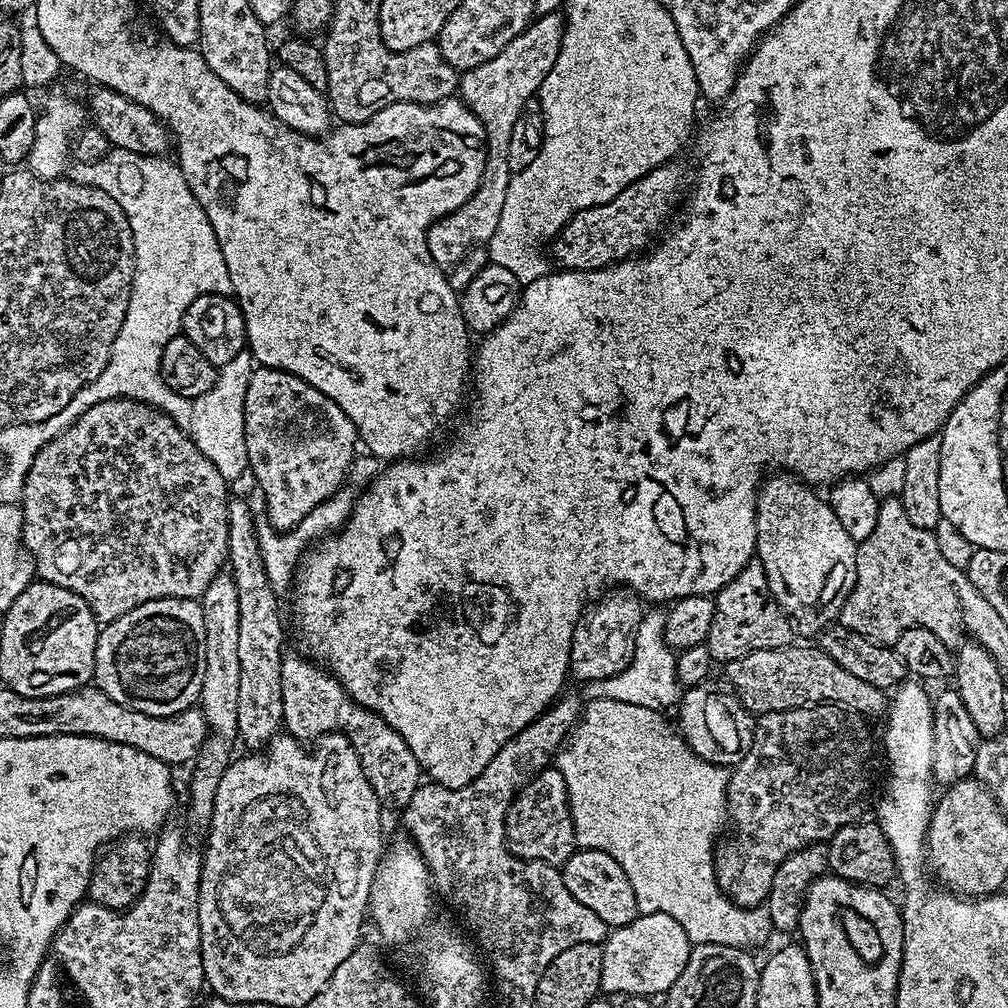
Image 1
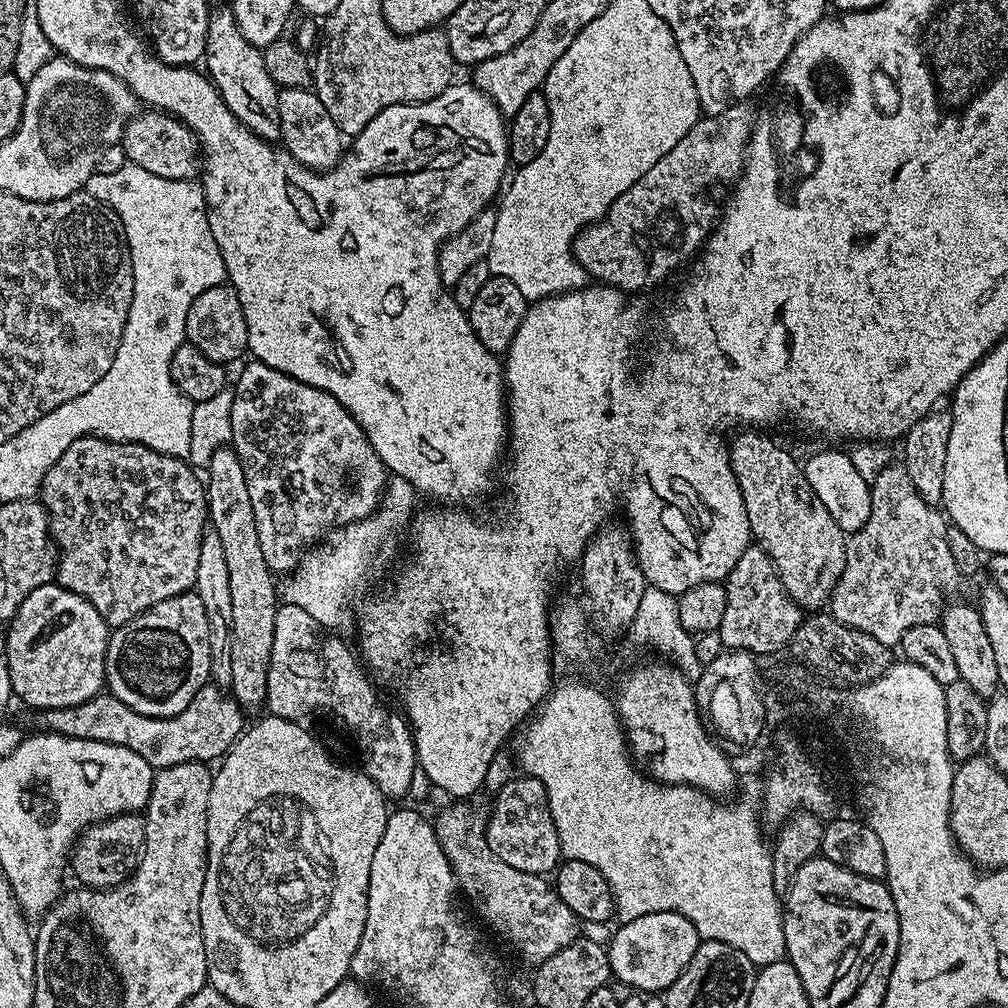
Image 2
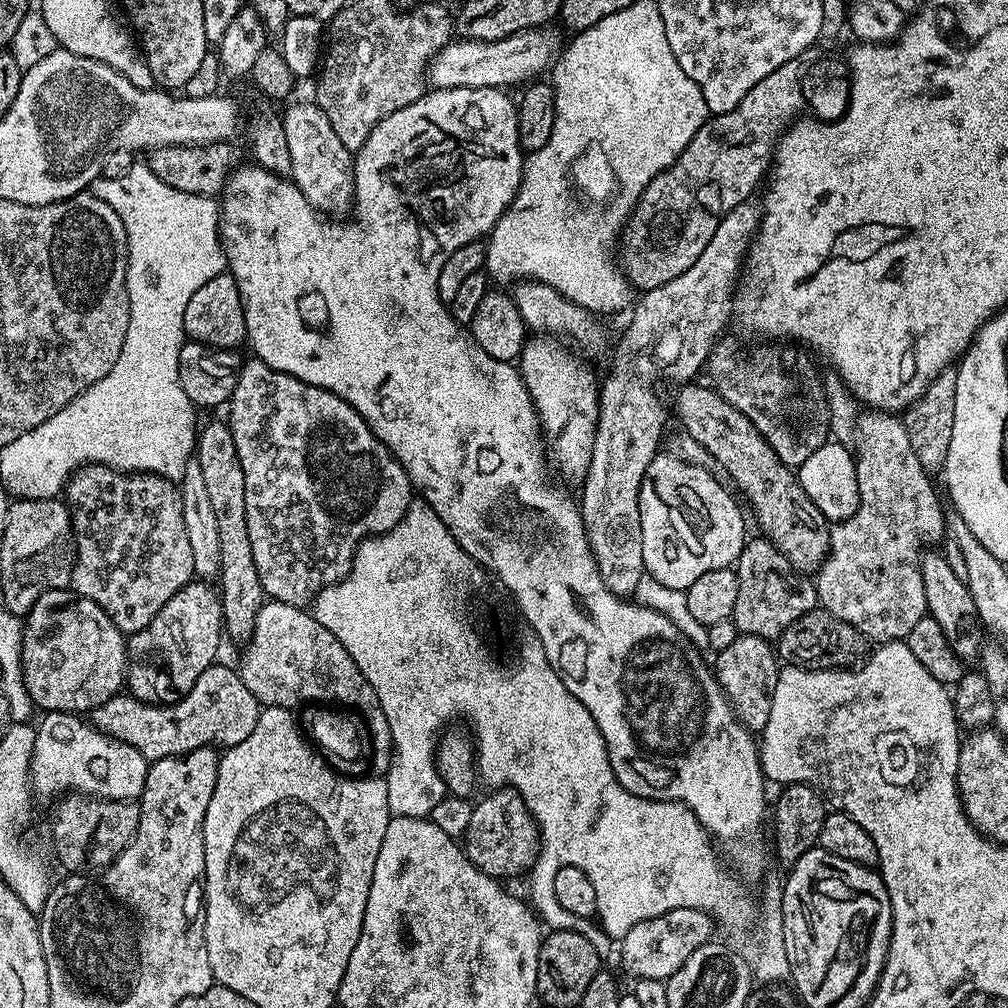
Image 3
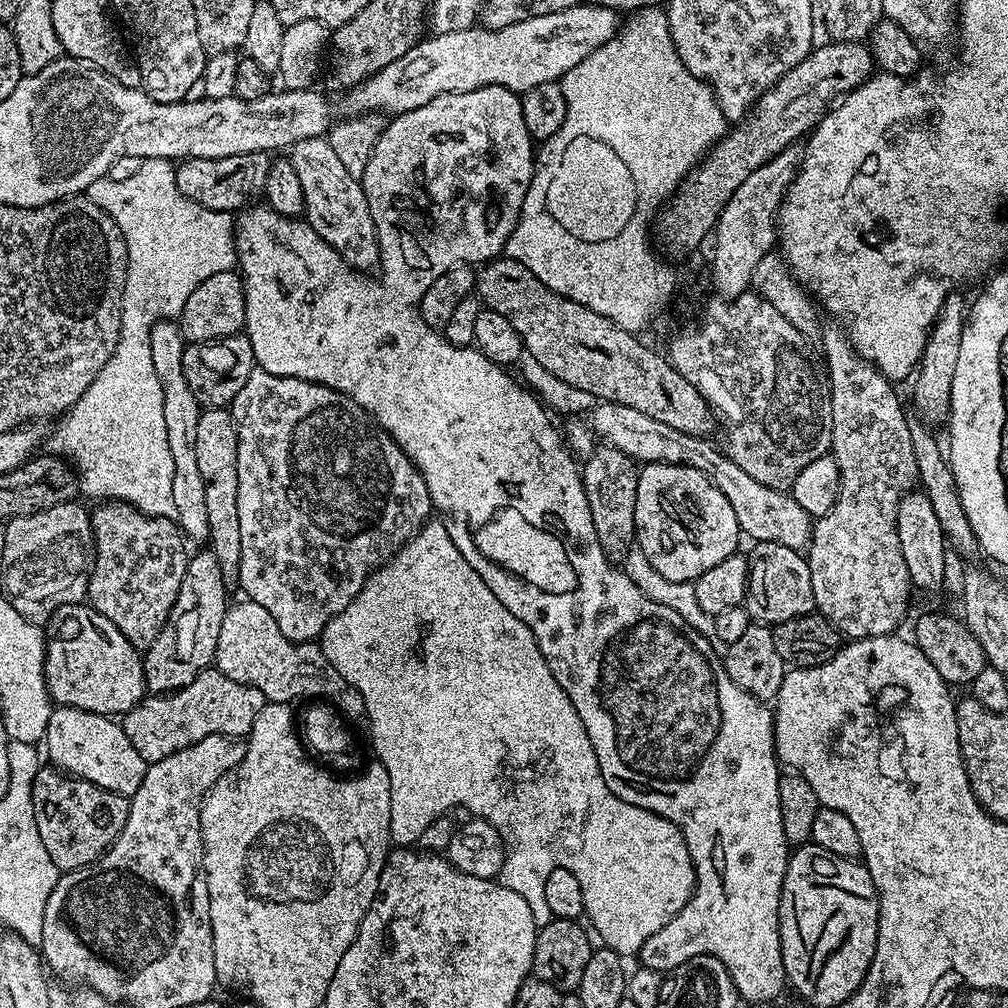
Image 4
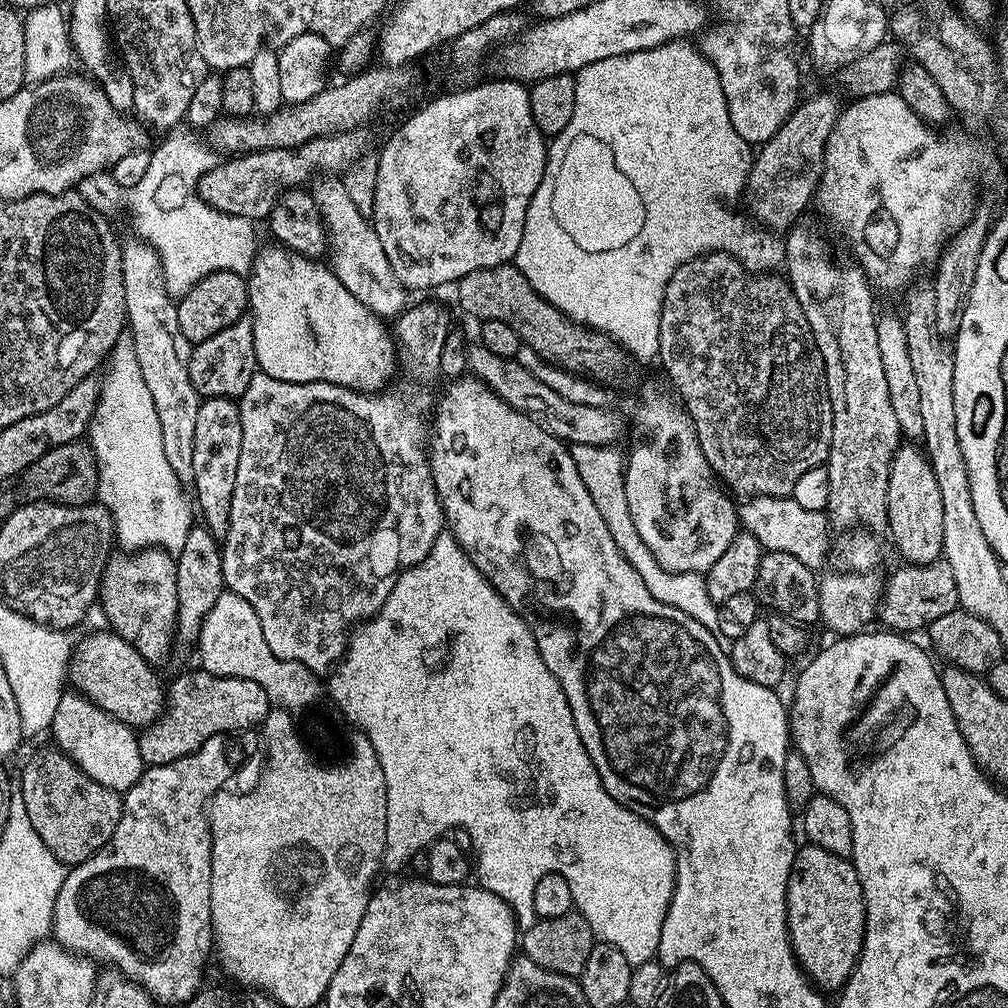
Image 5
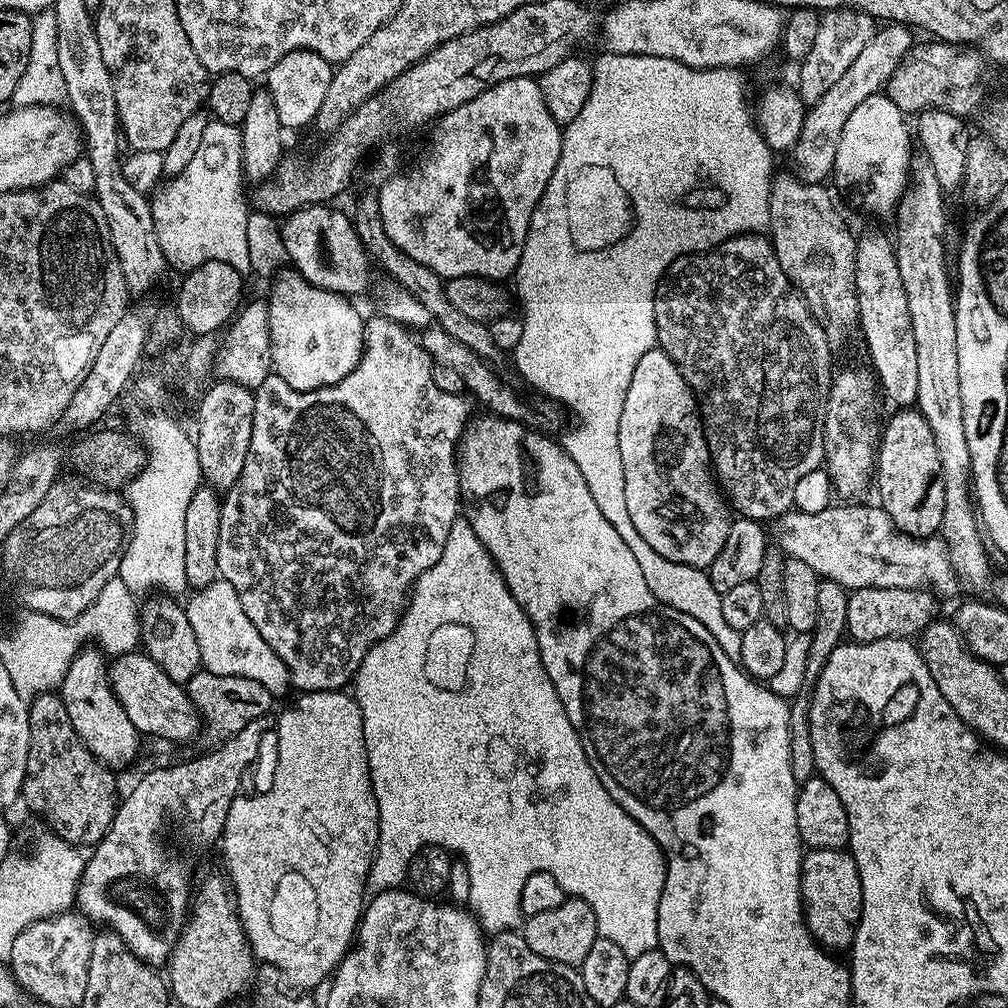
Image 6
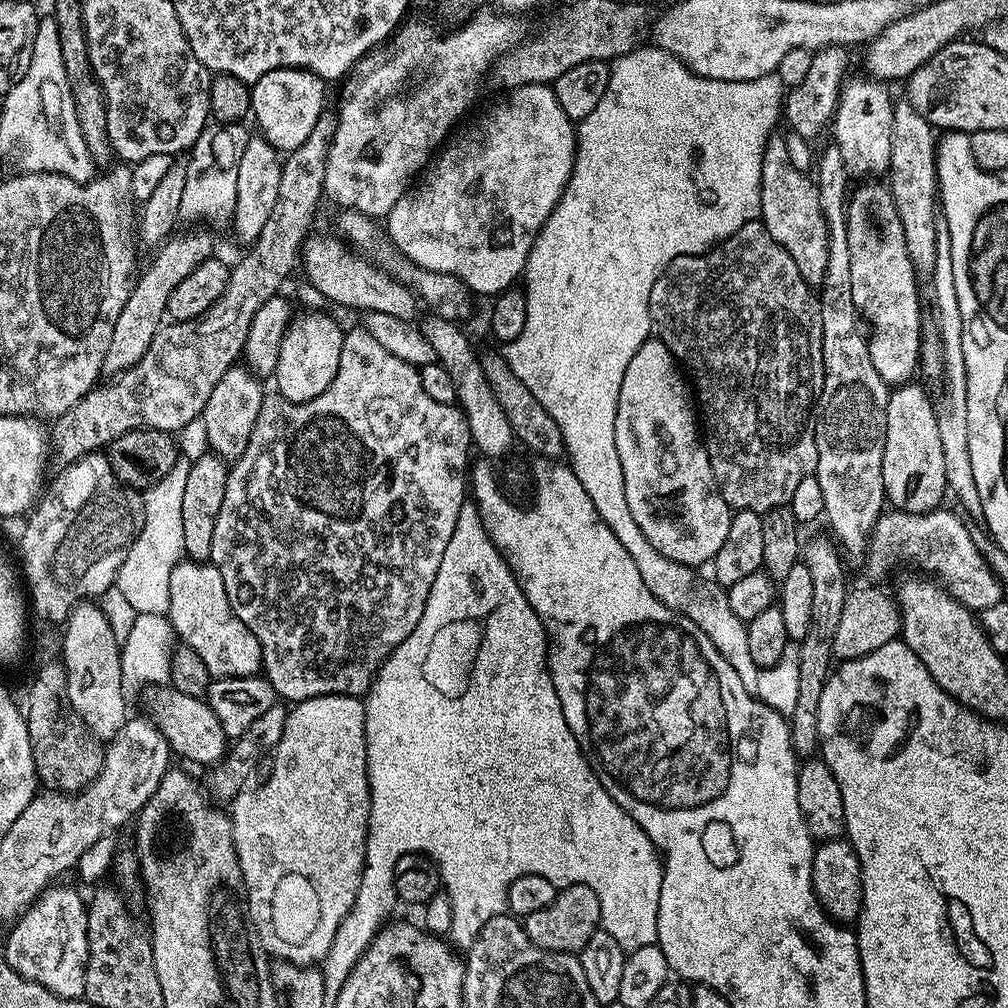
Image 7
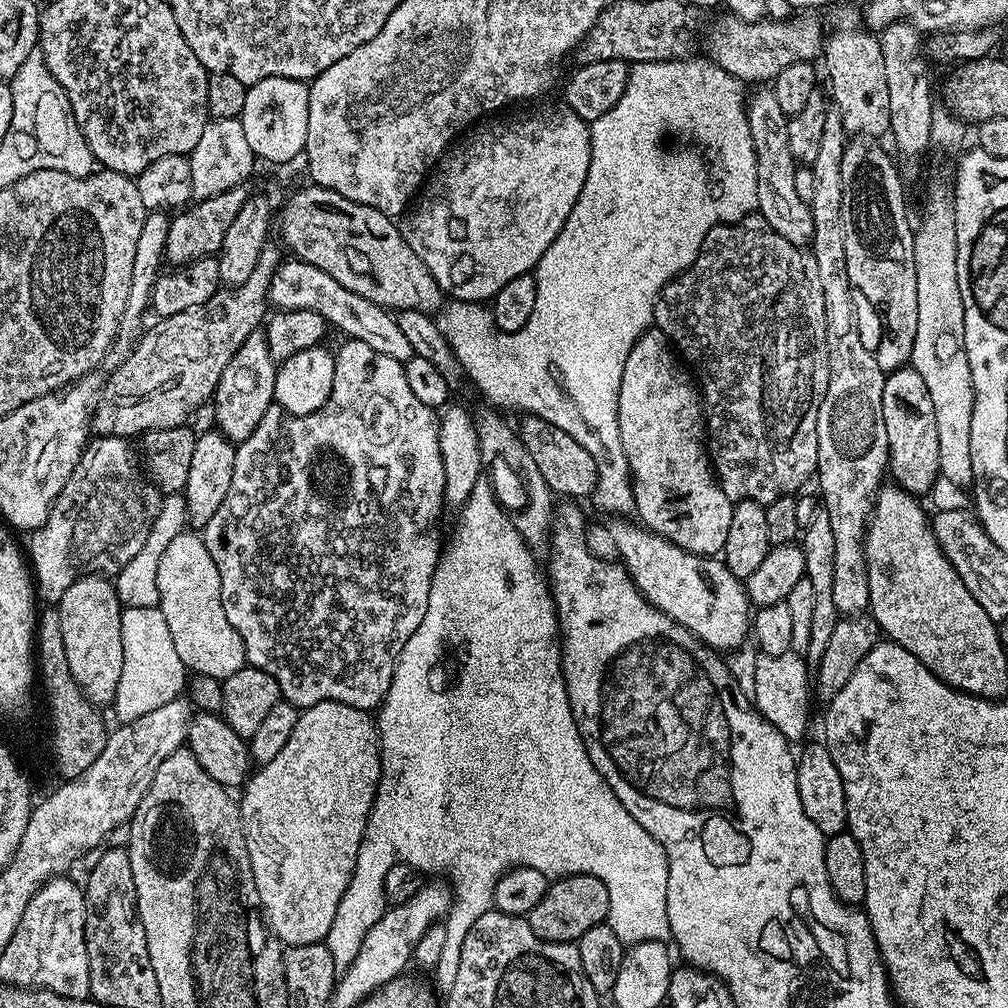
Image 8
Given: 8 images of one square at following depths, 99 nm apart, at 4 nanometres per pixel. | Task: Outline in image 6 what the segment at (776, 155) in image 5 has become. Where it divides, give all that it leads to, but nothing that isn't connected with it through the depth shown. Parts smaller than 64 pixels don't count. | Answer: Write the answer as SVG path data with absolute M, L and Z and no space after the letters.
M888 22L877 27L874 38L866 42L858 58L854 58L850 70L846 70L846 74L842 74L842 78L838 78L838 82L834 82L834 86L830 86L830 90L826 90L826 94L822 94L822 98L818 98L818 102L805 111L802 134L790 153L790 159L796 163L795 175L807 184L824 184L832 176L834 154L838 154L838 138L842 138L846 118L854 114L854 106L877 95L887 85L894 66L898 66L898 62L902 62L902 58L912 49L912 35L913 29L902 24Z

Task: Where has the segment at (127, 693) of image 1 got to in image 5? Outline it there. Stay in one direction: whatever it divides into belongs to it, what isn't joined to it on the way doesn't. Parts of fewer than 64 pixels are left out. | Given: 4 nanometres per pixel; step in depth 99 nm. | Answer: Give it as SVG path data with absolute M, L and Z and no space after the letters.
M193 526L186 534L186 546L175 557L176 585L178 586L178 614L176 615L175 643L195 645L200 638L202 622L214 606L214 602L225 591L222 574L222 548L203 526Z

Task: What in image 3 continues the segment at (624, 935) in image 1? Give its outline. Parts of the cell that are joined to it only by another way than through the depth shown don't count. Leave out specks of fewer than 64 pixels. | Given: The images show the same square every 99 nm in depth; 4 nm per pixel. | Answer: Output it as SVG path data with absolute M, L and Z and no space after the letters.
M679 908L670 910L658 918L650 918L646 922L640 922L619 941L620 956L624 959L624 968L632 975L632 978L641 980L667 981L669 976L677 972L698 950L698 946L709 943L713 939L712 928L714 920L709 913L701 908Z

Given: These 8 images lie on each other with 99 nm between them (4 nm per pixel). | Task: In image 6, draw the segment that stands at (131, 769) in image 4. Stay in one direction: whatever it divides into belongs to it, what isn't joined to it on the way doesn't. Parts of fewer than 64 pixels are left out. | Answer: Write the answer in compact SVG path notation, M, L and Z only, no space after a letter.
M85 646L74 658L65 678L58 687L58 695L66 706L66 714L70 714L70 722L82 738L86 750L94 754L113 770L124 768L136 756L140 748L141 733L136 731L134 722L126 718L126 710L122 710L122 702L112 692L112 683L108 681L110 664L99 647Z

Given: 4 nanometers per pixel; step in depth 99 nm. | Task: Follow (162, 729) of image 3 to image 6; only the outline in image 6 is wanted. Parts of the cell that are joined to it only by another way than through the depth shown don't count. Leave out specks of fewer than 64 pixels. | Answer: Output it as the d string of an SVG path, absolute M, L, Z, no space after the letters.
M199 671L190 678L186 685L188 697L192 699L192 704L200 713L203 731L208 732L212 742L223 742L230 739L234 734L241 732L254 718L262 718L271 713L274 698L262 686L262 682L254 682L250 678L241 676L223 676L213 672Z

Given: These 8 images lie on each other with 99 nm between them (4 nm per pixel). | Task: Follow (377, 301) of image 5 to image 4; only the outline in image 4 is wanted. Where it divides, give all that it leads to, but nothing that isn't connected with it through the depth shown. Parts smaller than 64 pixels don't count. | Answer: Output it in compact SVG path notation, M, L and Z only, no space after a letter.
M324 136L306 138L292 145L290 159L298 182L302 182L304 212L313 230L353 268L375 269L380 263L380 240L376 237L363 183L342 166L338 154L334 154L334 146Z

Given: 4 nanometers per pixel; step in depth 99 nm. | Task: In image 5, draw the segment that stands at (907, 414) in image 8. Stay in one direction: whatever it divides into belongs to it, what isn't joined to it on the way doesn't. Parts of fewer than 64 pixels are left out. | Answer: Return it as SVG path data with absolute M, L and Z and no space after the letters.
M905 443L894 454L888 475L886 502L888 503L886 532L892 535L892 544L900 551L901 561L910 564L928 564L931 560L941 559L944 551L944 543L942 542L942 490L938 490L938 478L934 478L934 470L927 455L915 443Z

